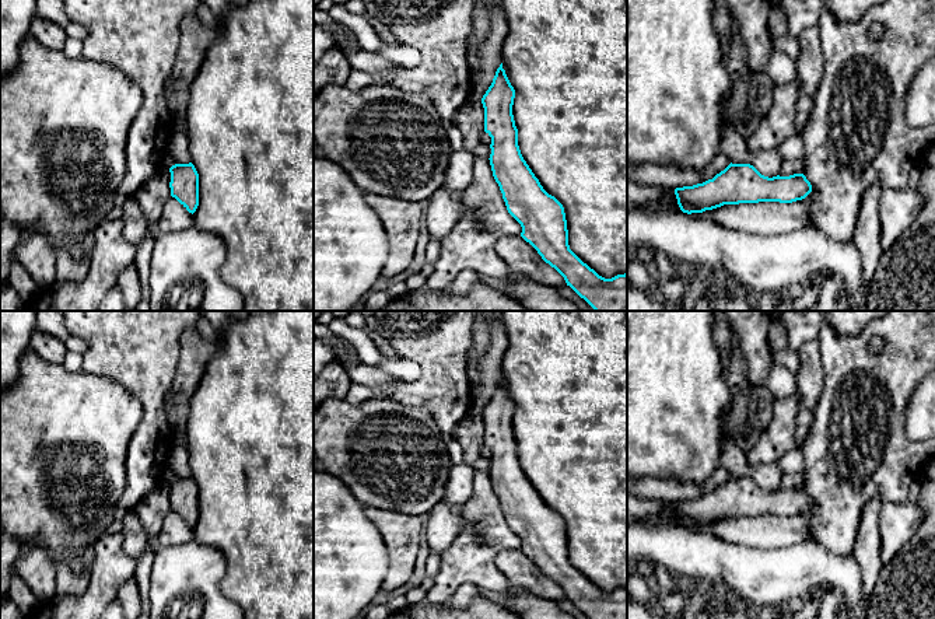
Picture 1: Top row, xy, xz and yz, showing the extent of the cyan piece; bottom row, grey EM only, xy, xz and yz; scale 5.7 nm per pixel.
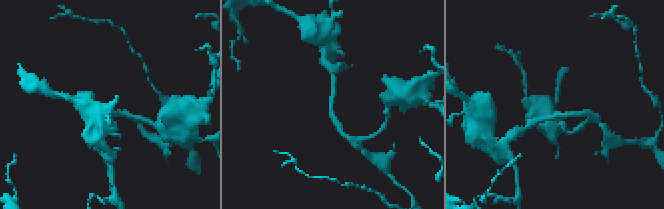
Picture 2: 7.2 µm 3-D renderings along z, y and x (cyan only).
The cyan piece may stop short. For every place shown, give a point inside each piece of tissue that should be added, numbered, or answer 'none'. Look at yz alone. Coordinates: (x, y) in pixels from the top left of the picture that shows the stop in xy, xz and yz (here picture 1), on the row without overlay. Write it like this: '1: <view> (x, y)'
none

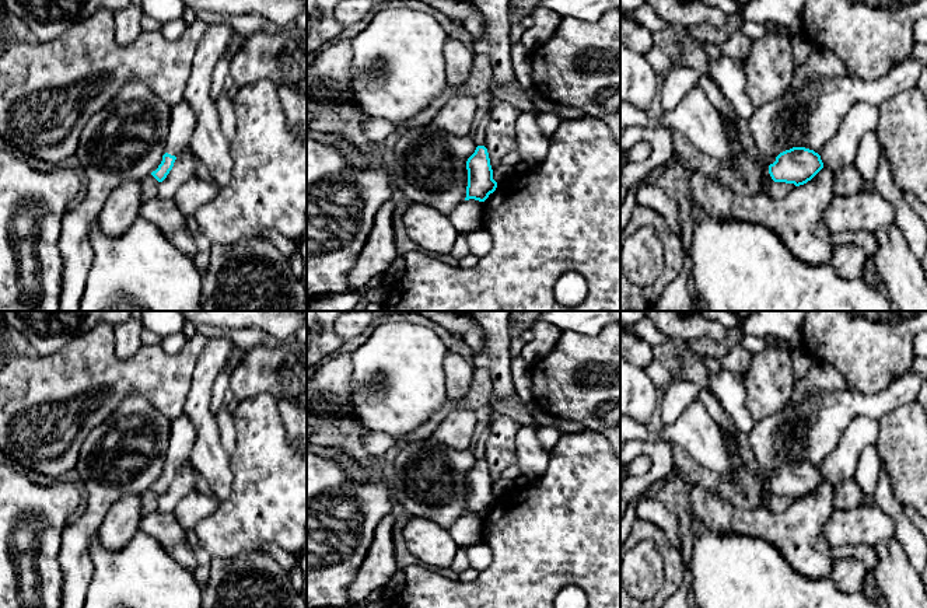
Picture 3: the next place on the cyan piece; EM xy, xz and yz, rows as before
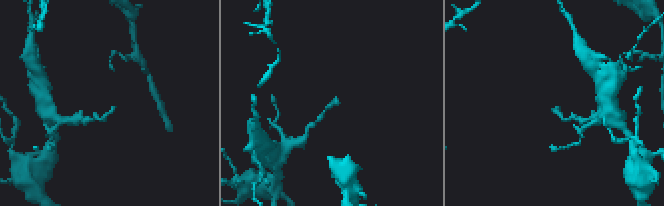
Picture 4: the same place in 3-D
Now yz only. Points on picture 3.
none

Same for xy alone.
1: xy (182, 439)

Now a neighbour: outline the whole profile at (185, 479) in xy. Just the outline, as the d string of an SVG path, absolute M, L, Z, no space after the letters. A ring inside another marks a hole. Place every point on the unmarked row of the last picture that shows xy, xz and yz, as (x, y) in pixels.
M183 465L176 469L172 483L158 499L158 510L162 513L174 513L178 503L197 489L196 483L197 472L195 468Z

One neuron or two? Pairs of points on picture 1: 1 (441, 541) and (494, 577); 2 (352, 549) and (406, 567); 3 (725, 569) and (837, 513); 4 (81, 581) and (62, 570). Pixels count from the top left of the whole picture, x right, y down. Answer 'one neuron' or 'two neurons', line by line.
1: two neurons
2: two neurons
3: two neurons
4: one neuron

